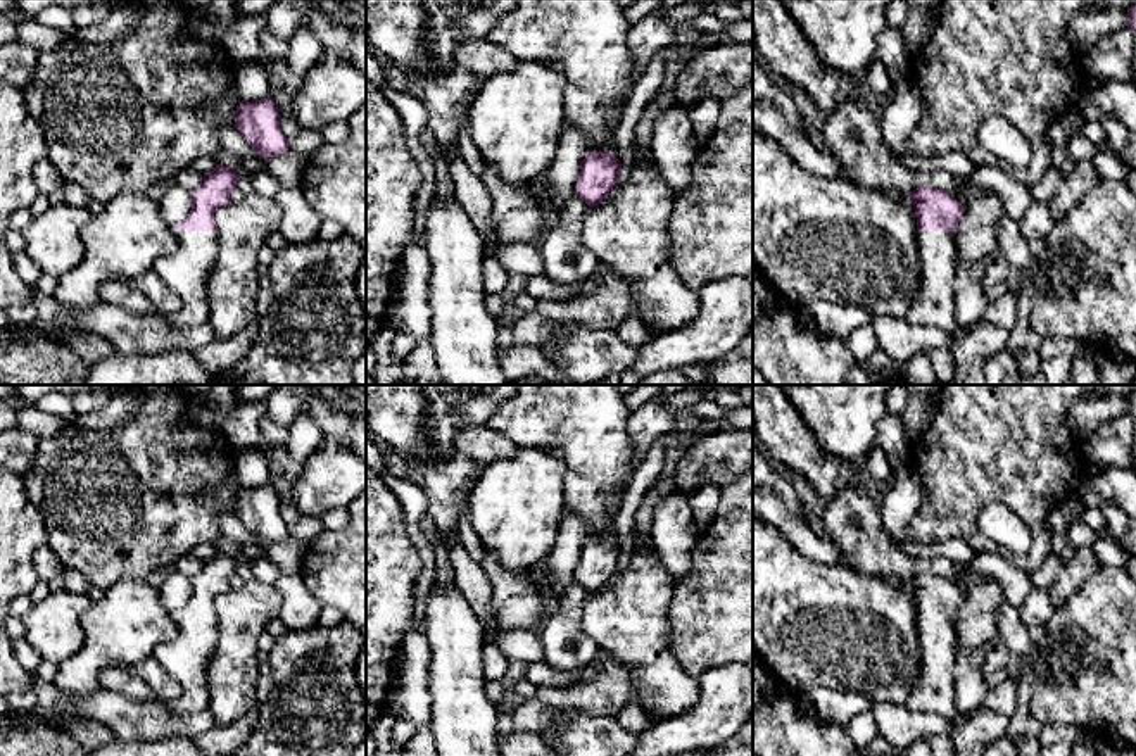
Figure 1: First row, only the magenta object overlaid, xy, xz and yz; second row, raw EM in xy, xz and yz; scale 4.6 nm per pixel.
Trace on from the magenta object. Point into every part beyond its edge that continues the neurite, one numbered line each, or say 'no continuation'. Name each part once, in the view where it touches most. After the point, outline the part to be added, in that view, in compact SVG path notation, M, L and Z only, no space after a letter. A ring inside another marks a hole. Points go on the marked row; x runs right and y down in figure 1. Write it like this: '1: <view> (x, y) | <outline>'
1: xy (185, 270) | M171 226L176 249L154 262L154 271L174 290L183 306L164 316L174 326L209 323L207 278L214 268L218 243L214 231L186 231Z

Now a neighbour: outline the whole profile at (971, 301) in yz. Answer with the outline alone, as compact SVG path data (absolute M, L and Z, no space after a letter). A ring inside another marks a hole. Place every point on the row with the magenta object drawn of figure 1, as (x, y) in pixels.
M960 269L955 283L955 311L962 326L970 326L984 318L988 299L981 283L975 283L969 269Z

